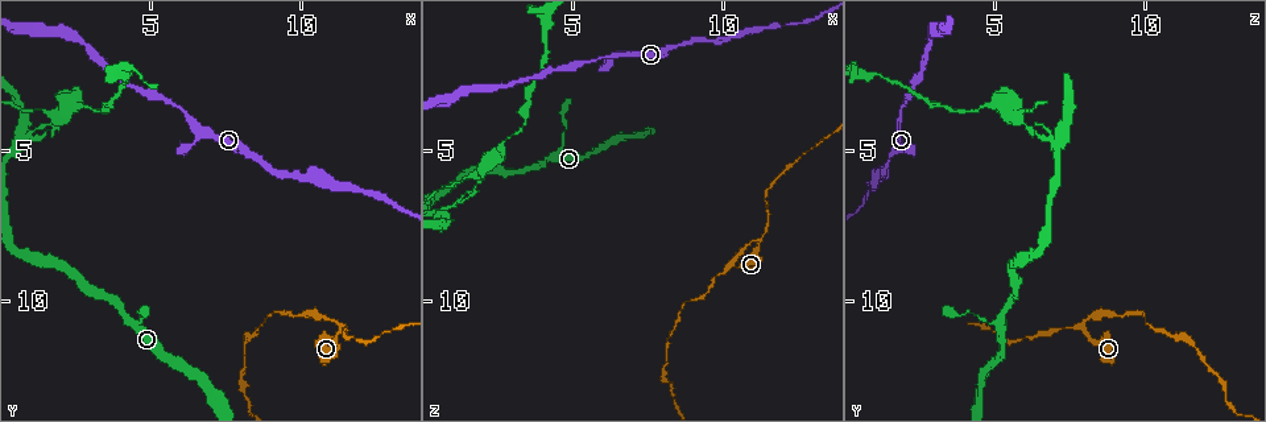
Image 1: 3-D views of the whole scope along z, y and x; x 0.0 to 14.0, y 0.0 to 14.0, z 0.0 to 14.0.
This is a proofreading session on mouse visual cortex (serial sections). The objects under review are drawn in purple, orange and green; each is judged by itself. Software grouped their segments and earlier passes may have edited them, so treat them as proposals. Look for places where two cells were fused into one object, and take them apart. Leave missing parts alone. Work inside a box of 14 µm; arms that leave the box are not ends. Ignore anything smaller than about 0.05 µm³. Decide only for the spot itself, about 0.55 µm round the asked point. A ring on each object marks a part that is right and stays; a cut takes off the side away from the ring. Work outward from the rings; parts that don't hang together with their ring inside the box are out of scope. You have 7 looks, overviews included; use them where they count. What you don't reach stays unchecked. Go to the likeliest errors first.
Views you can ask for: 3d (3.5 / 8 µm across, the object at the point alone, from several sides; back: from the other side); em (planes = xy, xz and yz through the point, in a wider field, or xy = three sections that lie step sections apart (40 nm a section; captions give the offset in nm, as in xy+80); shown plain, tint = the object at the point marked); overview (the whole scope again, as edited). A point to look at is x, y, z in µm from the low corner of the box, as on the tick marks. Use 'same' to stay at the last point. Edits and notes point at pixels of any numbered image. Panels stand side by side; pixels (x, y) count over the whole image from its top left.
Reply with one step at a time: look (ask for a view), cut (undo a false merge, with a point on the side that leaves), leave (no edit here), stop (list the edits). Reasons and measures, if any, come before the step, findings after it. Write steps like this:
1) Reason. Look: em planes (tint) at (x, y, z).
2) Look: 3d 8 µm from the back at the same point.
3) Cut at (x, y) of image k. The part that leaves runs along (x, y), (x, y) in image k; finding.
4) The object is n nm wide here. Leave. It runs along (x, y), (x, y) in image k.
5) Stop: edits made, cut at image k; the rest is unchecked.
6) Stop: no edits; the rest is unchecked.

Thin neck. Look: 3d 3.5 µm at (11.3, 11.0, 8.0).

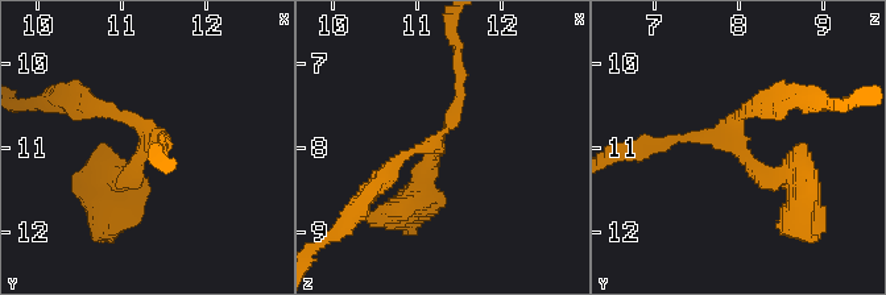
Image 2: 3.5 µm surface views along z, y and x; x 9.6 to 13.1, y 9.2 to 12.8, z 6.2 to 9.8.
3 arms meet here; the arms are 150, 200, 300 nm wide; need the tissue. Look: em planes (tint) at (11.25, 11.00, 8.05).

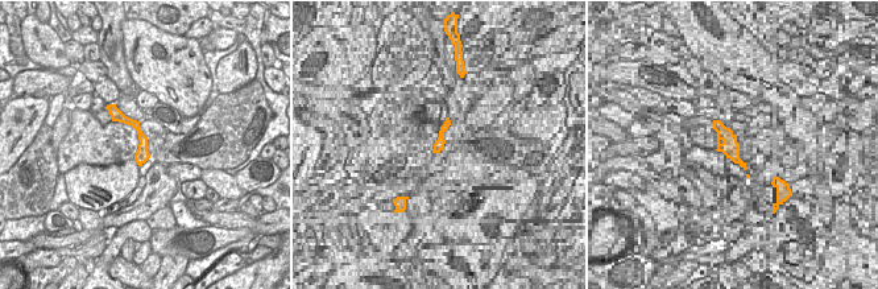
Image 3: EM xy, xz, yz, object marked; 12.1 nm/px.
Leave. It runs along (119, 115), (141, 135), (140, 161) in image 3; continuous, no second cell.

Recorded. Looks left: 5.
Sharp bend. Look: 3d 8 µm at (4.7, 10.4, 4.3).

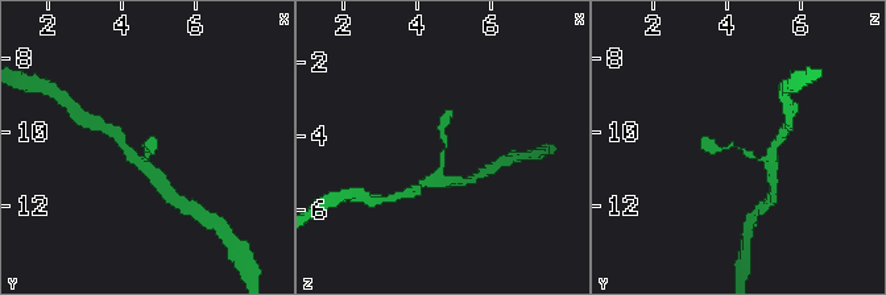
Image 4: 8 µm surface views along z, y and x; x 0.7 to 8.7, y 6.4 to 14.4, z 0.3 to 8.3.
Closer look. Look: 3d 3.5 µm at (4.7, 10.5, 4.4).

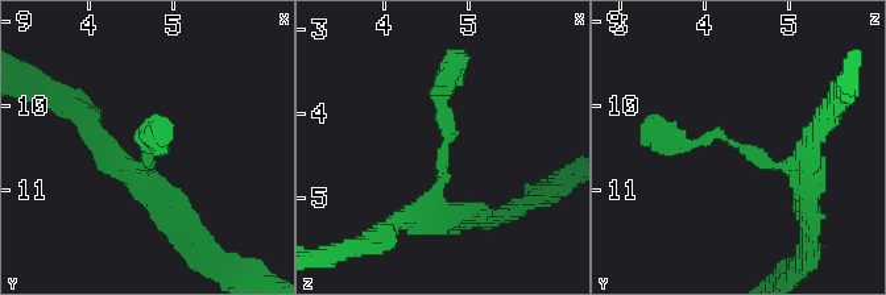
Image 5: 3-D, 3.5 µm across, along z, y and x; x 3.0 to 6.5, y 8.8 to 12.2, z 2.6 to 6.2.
Leave. It runs along (433, 220), (448, 67) in image 5; continuous, no second cell.

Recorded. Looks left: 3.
Thick turns thin. Look: 3d 3.5 µm at (6.3, 4.9, 2.0).

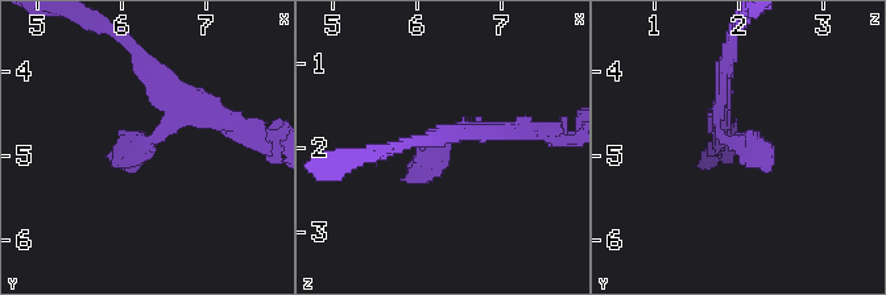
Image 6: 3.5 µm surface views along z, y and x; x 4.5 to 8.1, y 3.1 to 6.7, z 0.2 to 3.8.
Shape alone is not enough. Look: em planes (plain) at (6.25, 4.90, 2.00).

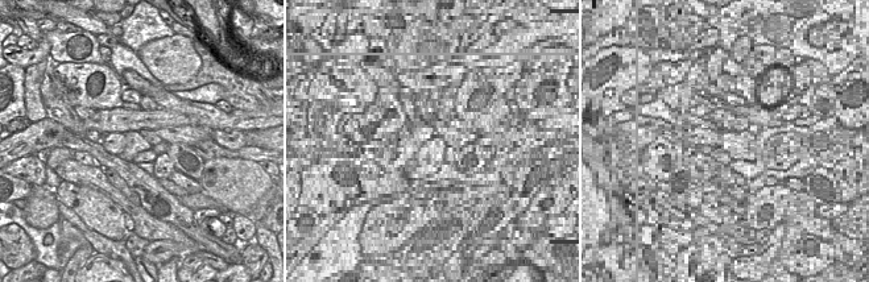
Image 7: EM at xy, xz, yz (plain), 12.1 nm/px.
With the object marked. Look: em planes (tint) at the same point.

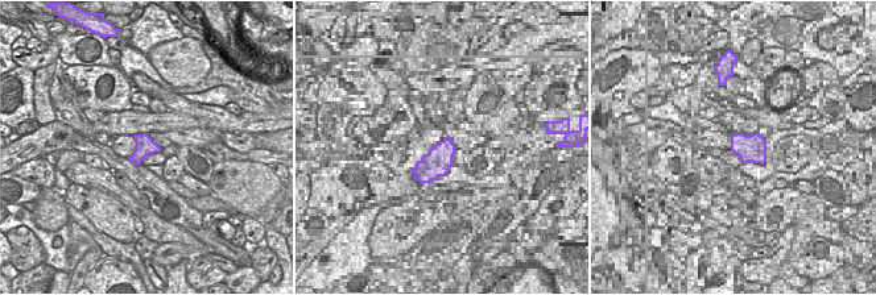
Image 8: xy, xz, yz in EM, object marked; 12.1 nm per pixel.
The object is 220 nm wide here. Leave. It runs along (500, 128), (455, 128), (404, 179) in image 6; one cell here.

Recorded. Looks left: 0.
Stop: no edits; the rest is unchecked.

